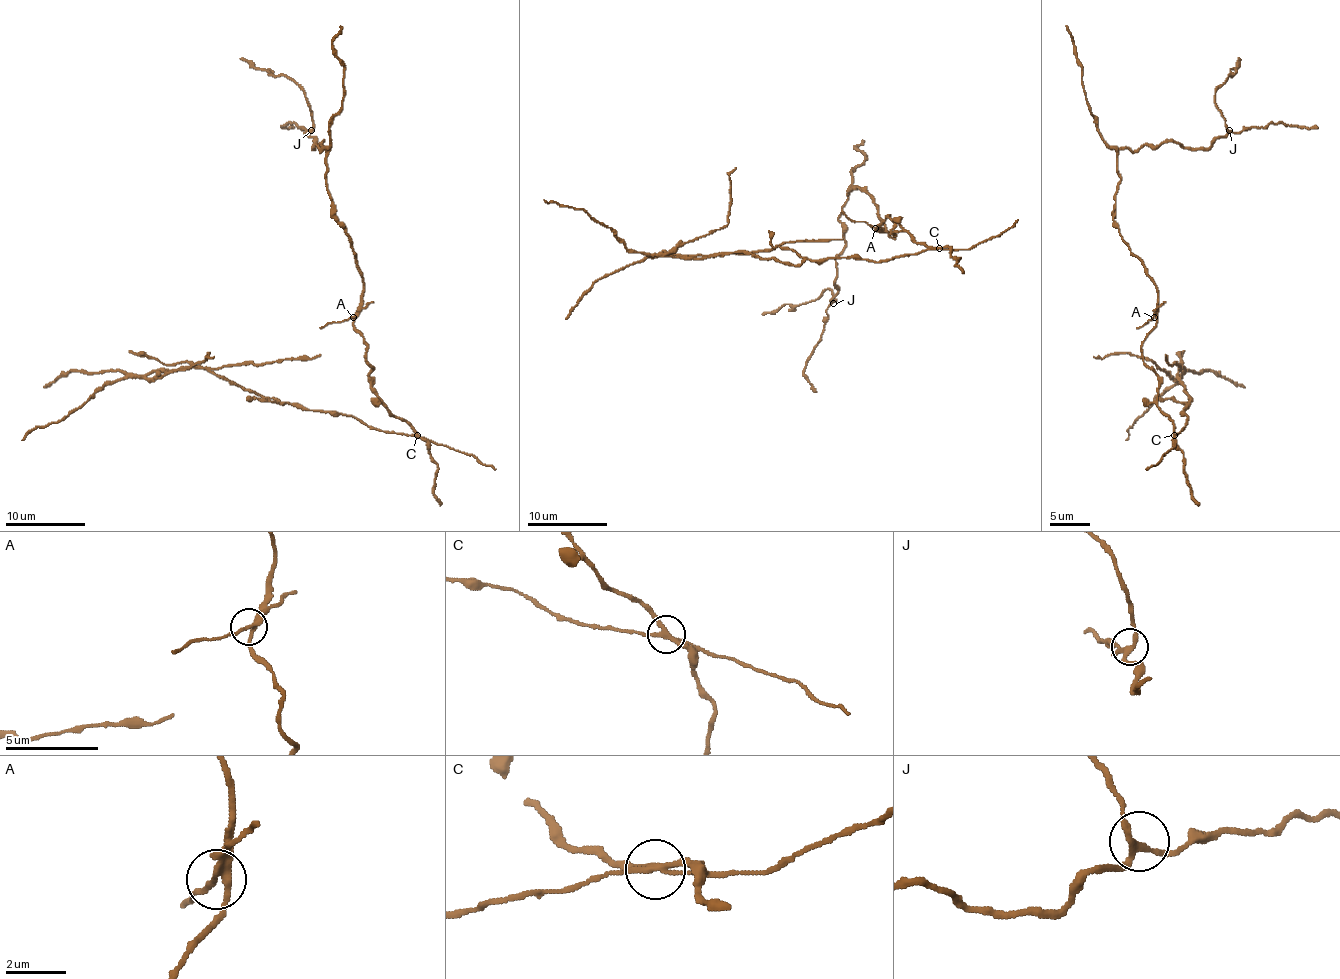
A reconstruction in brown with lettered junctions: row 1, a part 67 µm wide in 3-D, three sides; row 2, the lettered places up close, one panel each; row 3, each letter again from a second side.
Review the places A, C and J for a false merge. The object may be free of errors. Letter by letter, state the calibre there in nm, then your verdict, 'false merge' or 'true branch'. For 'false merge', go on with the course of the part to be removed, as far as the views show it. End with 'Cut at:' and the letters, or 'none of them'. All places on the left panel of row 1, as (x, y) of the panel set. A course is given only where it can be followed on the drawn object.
A: 200 nm thick; true branch
C: 200 nm thick; false merge; foreign part runs (416, 434), (384, 432), (353, 416), (305, 410), (193, 367), (108, 381), (64, 418), (34, 428), (22, 440)
J: 200 nm thick; true branch
Cut at: C

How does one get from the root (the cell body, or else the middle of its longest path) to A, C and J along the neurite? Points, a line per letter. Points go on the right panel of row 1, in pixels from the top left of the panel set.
A: (1158, 381), (1142, 355), (1142, 343), (1156, 325), (1154, 317)
C: (1158, 381), (1158, 406), (1172, 422), (1174, 434)
J: (1158, 381), (1142, 355), (1156, 325), (1156, 283), (1114, 219), (1118, 151), (1166, 142), (1207, 147), (1229, 130)

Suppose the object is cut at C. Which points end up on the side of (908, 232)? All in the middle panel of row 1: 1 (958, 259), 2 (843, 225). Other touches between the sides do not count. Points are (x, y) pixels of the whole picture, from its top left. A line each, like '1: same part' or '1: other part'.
1: same part
2: same part

